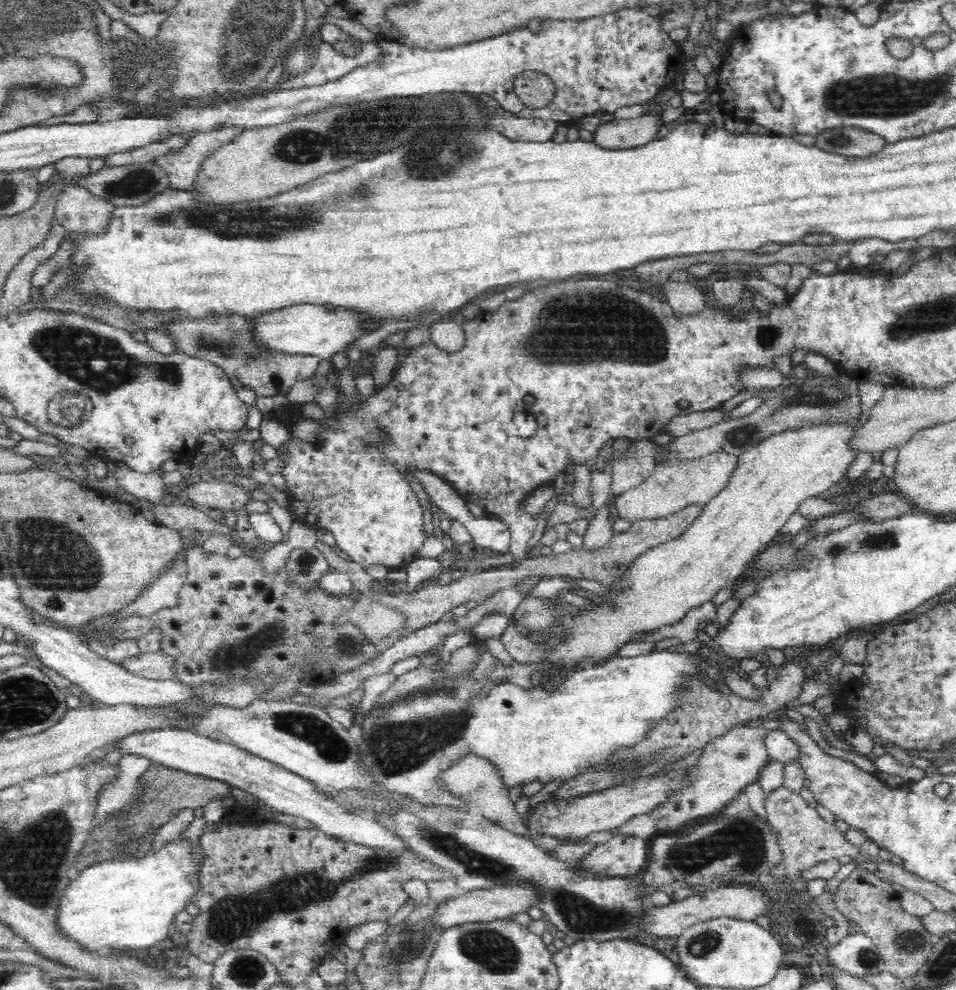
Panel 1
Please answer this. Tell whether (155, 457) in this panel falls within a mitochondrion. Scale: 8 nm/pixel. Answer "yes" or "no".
no

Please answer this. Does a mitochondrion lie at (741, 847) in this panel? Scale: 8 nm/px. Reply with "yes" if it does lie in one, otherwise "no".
yes

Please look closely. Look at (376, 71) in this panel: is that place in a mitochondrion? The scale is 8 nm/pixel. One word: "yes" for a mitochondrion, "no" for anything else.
no

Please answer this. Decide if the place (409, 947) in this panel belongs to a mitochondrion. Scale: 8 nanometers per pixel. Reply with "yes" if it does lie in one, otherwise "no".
yes

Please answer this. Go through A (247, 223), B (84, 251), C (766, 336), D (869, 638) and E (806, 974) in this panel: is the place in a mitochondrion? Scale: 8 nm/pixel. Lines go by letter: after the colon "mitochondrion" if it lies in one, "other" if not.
A: mitochondrion
B: other
C: mitochondrion
D: other
E: other

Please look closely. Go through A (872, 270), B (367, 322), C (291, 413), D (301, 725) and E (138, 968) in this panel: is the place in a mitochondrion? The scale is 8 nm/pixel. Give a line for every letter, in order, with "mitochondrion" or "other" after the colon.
A: other
B: other
C: other
D: mitochondrion
E: other

